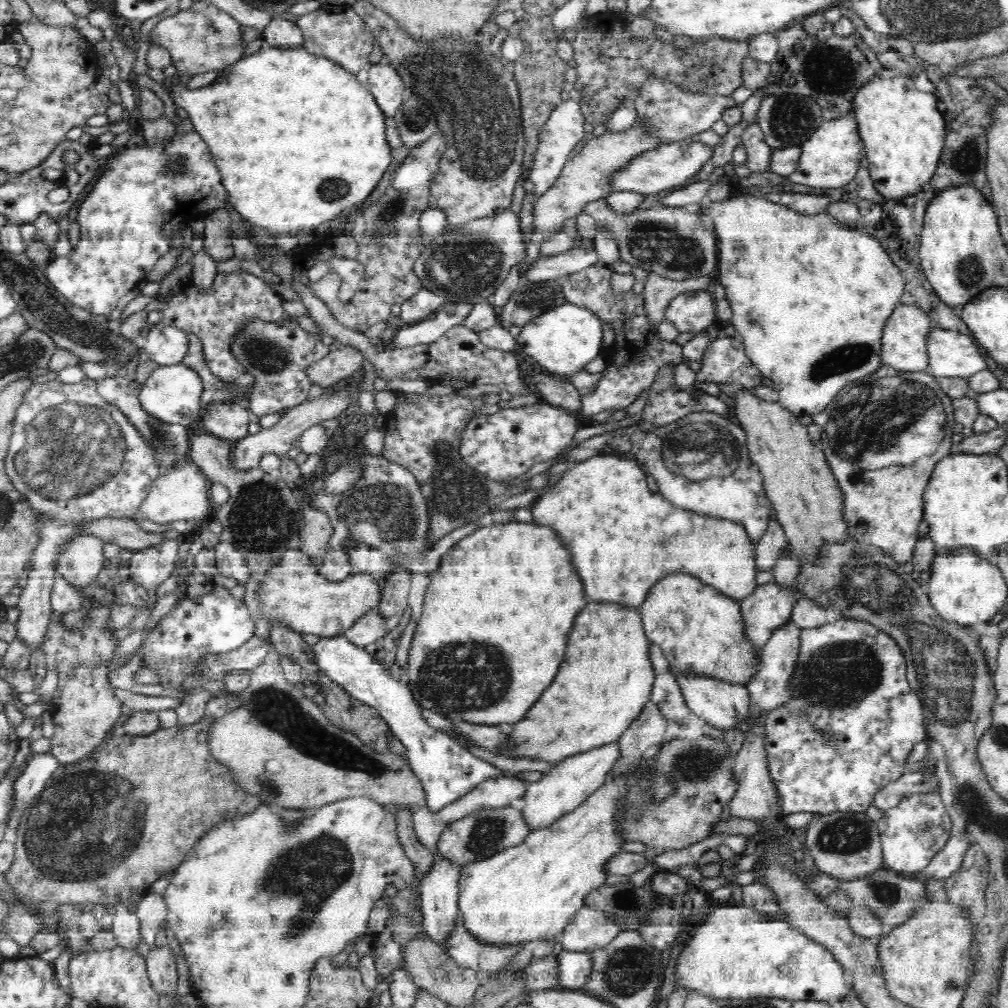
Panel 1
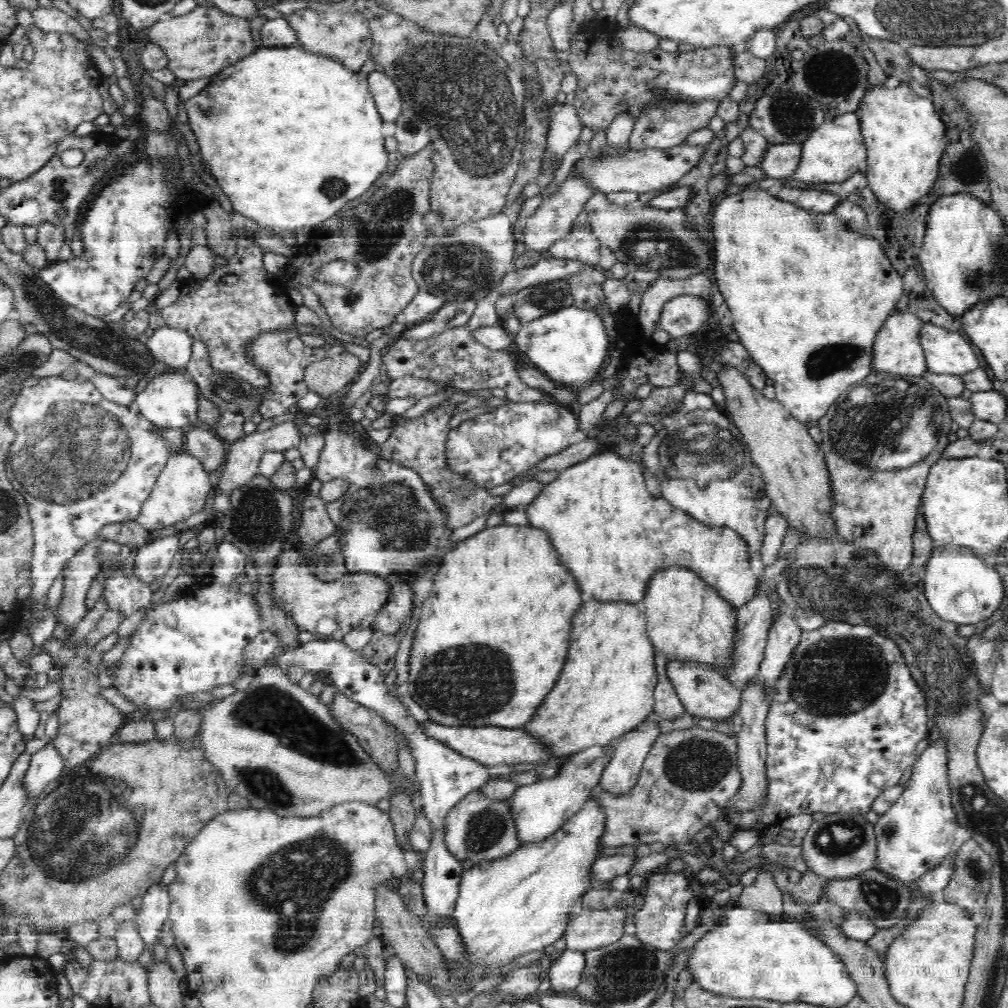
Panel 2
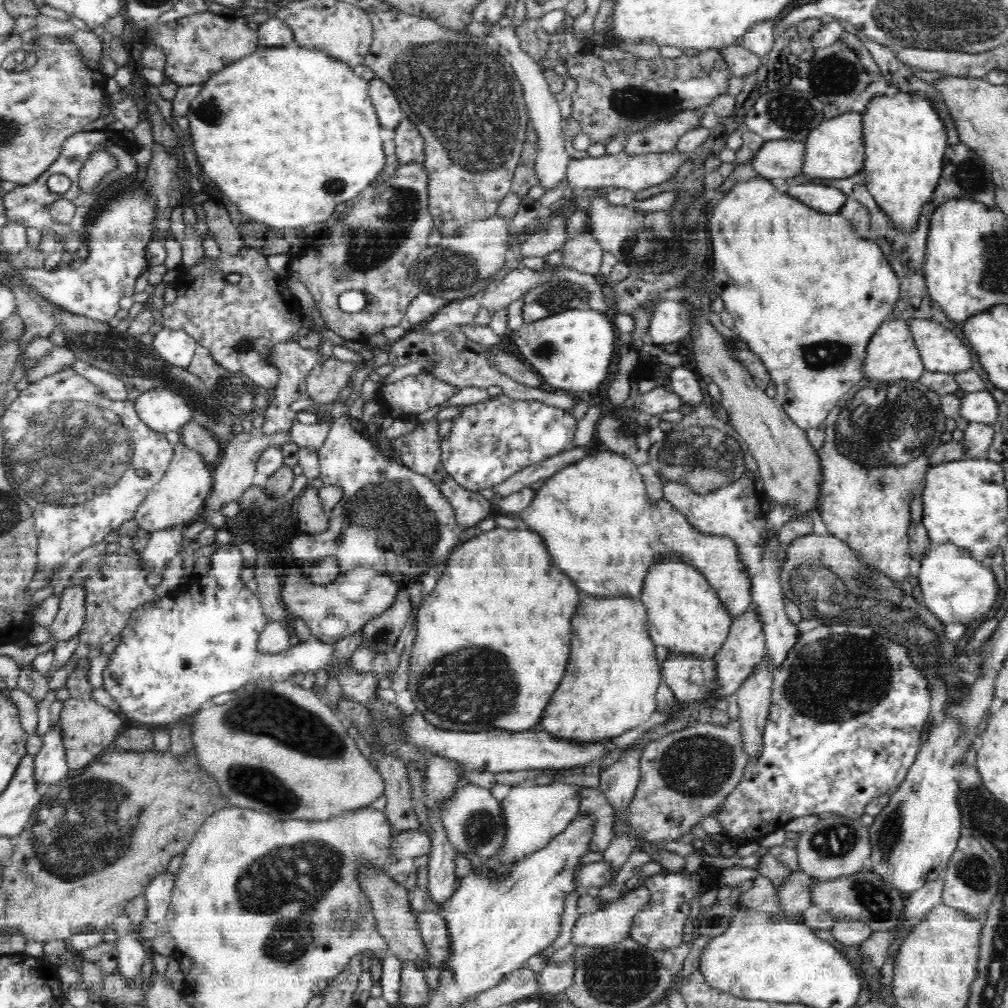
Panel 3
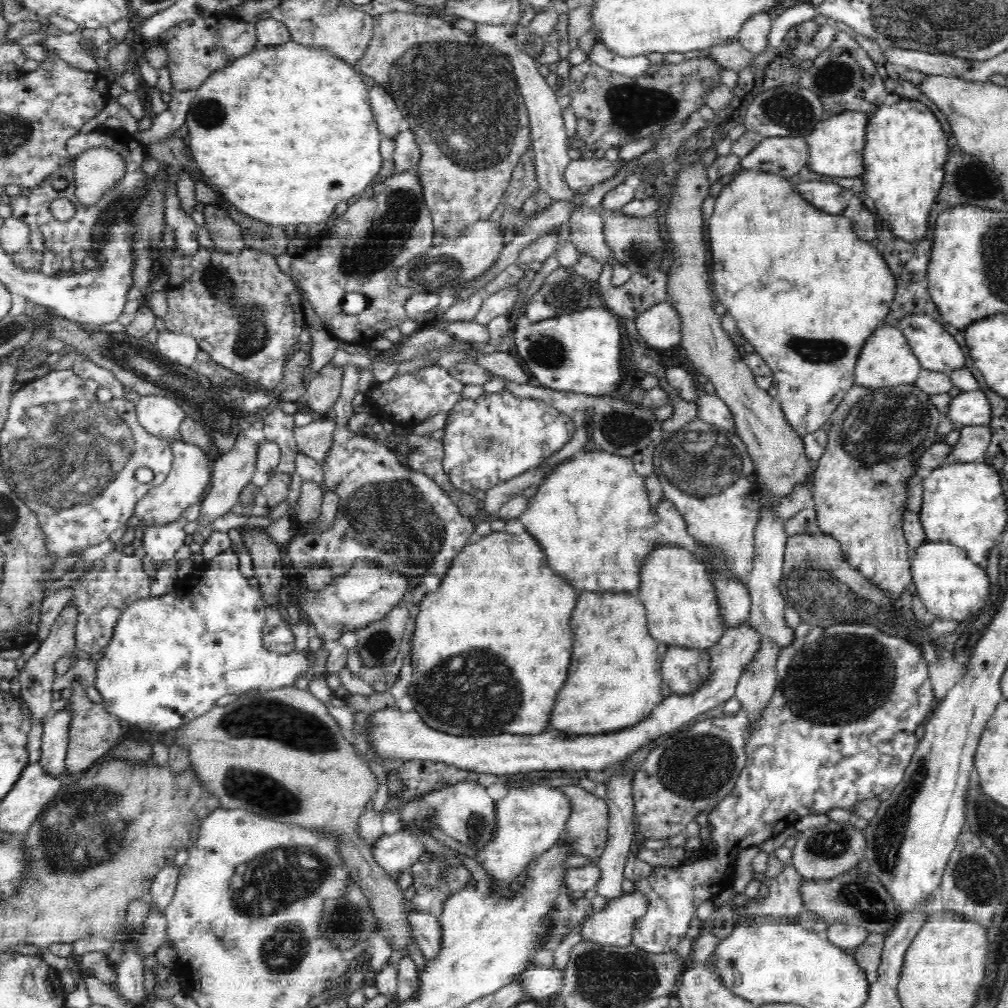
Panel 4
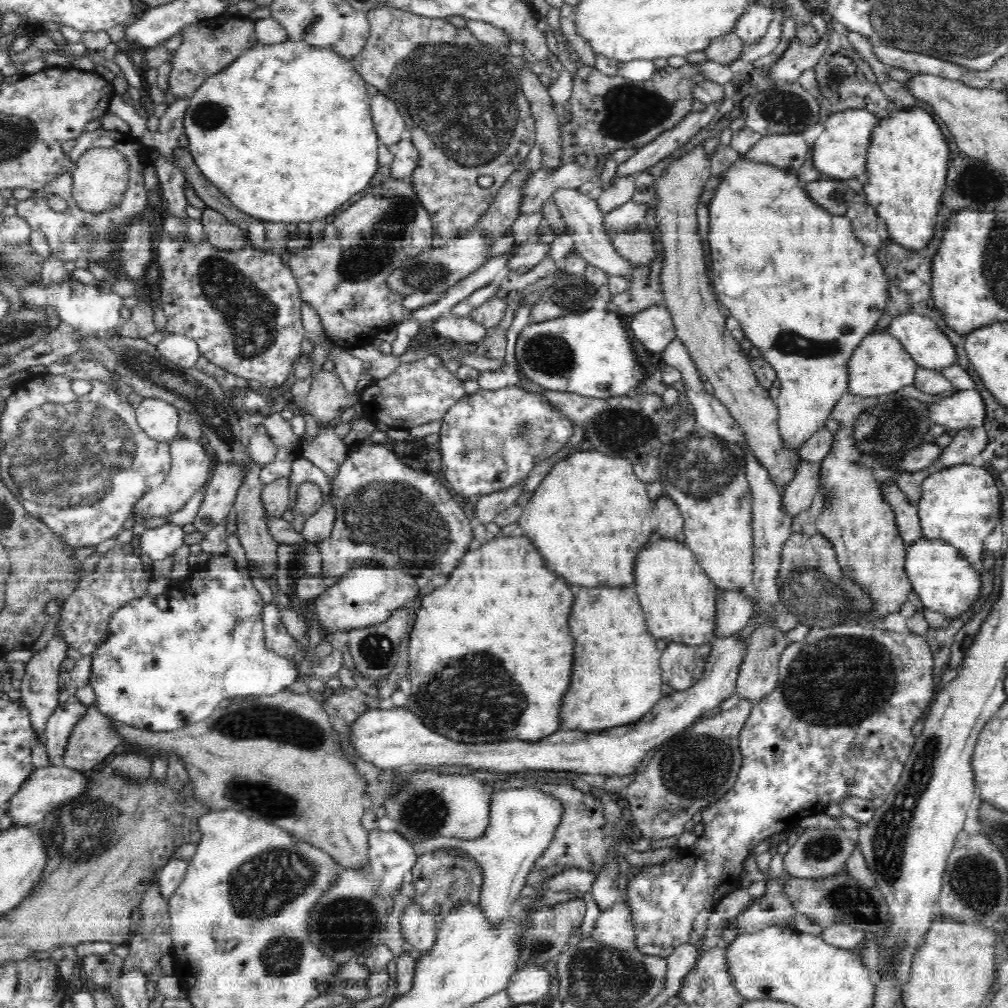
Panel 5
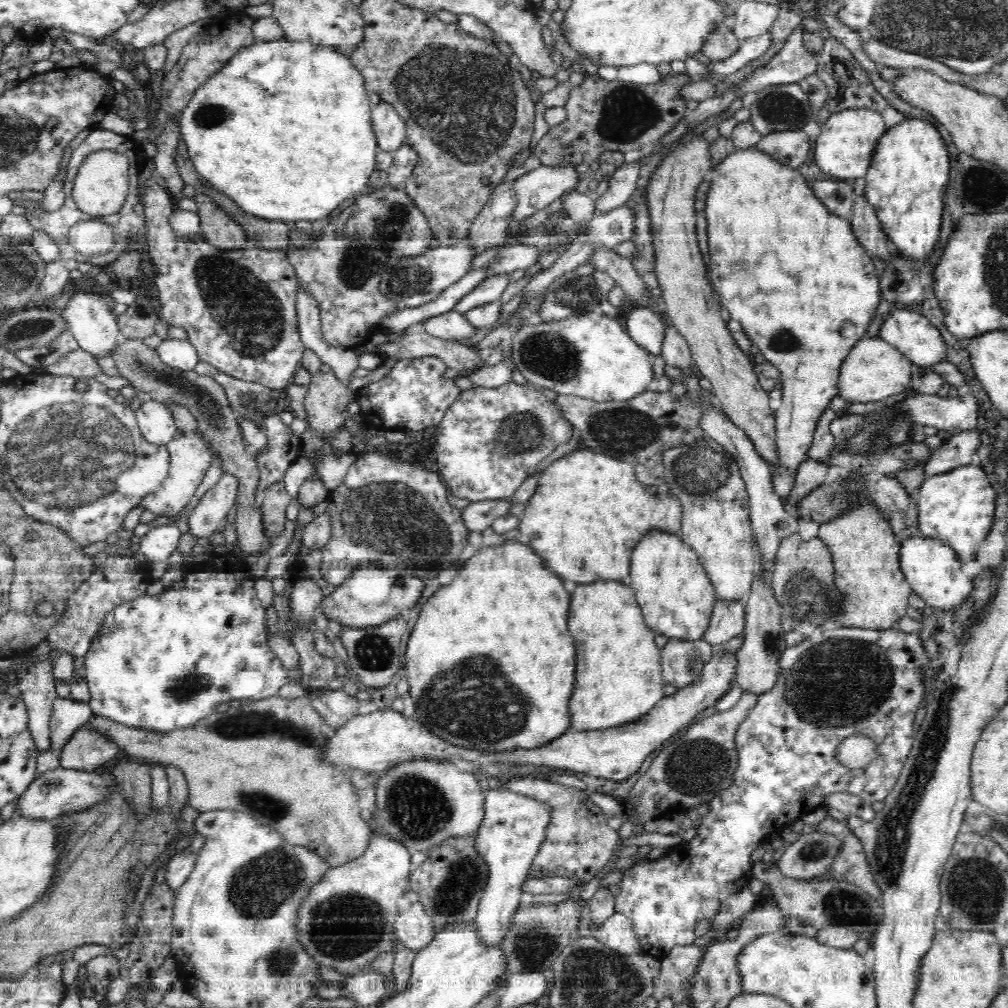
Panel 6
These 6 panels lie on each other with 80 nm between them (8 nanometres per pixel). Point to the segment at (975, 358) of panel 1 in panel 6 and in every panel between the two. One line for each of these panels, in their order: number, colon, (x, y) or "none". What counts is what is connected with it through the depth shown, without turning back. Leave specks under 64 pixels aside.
2: (946, 352)
3: (940, 351)
4: (936, 350)
5: (928, 344)
6: (911, 332)

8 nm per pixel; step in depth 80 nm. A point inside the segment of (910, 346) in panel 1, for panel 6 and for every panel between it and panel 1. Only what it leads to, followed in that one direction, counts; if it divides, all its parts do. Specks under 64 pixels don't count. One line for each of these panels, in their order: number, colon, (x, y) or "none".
2: (898, 351)
3: (891, 355)
4: (887, 360)
5: (880, 365)
6: (875, 369)

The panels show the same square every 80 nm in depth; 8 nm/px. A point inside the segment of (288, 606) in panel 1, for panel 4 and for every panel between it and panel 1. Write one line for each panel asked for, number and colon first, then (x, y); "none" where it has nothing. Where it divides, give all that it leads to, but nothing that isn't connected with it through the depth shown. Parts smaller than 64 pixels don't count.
2: (353, 599)
3: (359, 595)
4: (363, 595)

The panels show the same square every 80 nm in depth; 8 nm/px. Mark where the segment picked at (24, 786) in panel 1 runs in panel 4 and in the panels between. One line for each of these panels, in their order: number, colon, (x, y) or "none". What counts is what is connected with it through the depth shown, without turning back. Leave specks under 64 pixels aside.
2: (45, 766)
3: (50, 764)
4: (54, 746)

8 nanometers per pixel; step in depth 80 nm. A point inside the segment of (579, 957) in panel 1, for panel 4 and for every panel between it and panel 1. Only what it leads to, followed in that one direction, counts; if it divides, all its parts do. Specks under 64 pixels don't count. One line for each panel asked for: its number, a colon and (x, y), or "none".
2: (565, 973)
3: (553, 979)
4: (538, 982)

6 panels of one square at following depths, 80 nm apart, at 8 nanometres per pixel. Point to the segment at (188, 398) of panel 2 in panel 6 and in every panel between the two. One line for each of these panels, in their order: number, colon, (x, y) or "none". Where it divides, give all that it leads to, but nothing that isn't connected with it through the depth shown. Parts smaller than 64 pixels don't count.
3: (164, 410)
4: (160, 415)
5: (160, 420)
6: (156, 422)

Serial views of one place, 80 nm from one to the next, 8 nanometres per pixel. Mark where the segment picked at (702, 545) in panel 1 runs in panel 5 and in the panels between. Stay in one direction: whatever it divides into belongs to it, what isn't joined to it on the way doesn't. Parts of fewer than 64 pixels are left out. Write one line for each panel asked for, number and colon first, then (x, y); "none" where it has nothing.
2: (613, 539)
3: (602, 529)
4: (595, 534)
5: (589, 517)

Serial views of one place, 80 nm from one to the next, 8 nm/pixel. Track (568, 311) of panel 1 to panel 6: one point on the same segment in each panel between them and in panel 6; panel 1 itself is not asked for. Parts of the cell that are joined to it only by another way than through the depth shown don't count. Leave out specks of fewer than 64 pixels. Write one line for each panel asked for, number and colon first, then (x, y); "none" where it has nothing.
2: (570, 346)
3: (572, 351)
4: (581, 352)
5: (590, 354)
6: (591, 356)

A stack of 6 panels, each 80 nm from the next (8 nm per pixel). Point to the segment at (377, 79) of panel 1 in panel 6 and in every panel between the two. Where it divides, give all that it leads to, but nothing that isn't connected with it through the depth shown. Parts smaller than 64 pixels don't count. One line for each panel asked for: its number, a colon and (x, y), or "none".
2: (384, 90)
3: (388, 110)
4: (387, 115)
5: (388, 123)
6: (389, 127)

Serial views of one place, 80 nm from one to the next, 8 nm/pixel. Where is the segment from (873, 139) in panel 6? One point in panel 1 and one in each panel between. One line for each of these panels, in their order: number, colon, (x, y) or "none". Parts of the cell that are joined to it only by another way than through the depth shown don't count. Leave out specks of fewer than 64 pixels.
1: (830, 158)
2: (832, 153)
3: (835, 149)
4: (839, 143)
5: (840, 150)

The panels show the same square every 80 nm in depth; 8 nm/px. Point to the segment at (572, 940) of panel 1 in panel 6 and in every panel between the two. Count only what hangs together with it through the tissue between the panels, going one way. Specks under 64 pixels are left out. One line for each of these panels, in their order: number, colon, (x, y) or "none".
2: (590, 929)
3: (612, 923)
4: (613, 925)
5: (615, 928)
6: (616, 933)

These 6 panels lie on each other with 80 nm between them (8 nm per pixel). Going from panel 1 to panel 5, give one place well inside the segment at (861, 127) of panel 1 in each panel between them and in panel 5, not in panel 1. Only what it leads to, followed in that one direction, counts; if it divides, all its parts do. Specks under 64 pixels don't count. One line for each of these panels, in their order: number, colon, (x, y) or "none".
2: (905, 138)
3: (905, 140)
4: (906, 149)
5: (907, 160)

